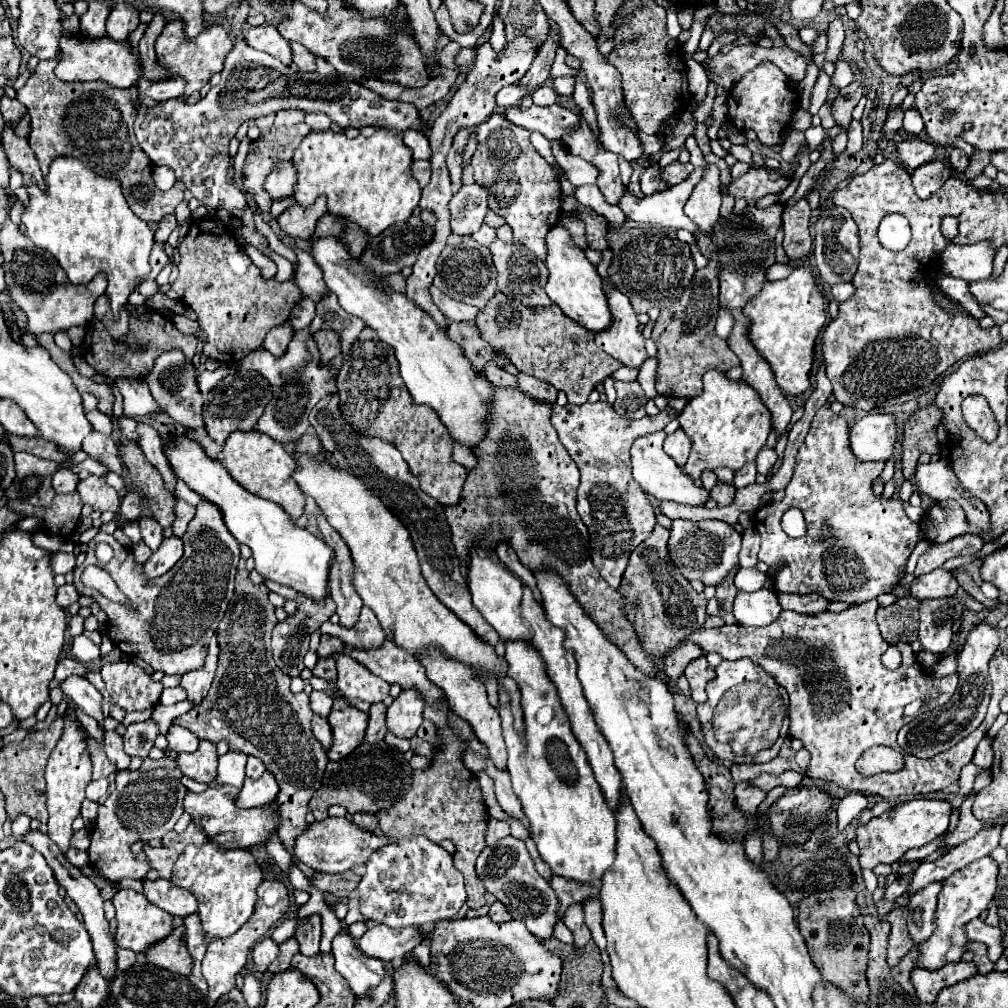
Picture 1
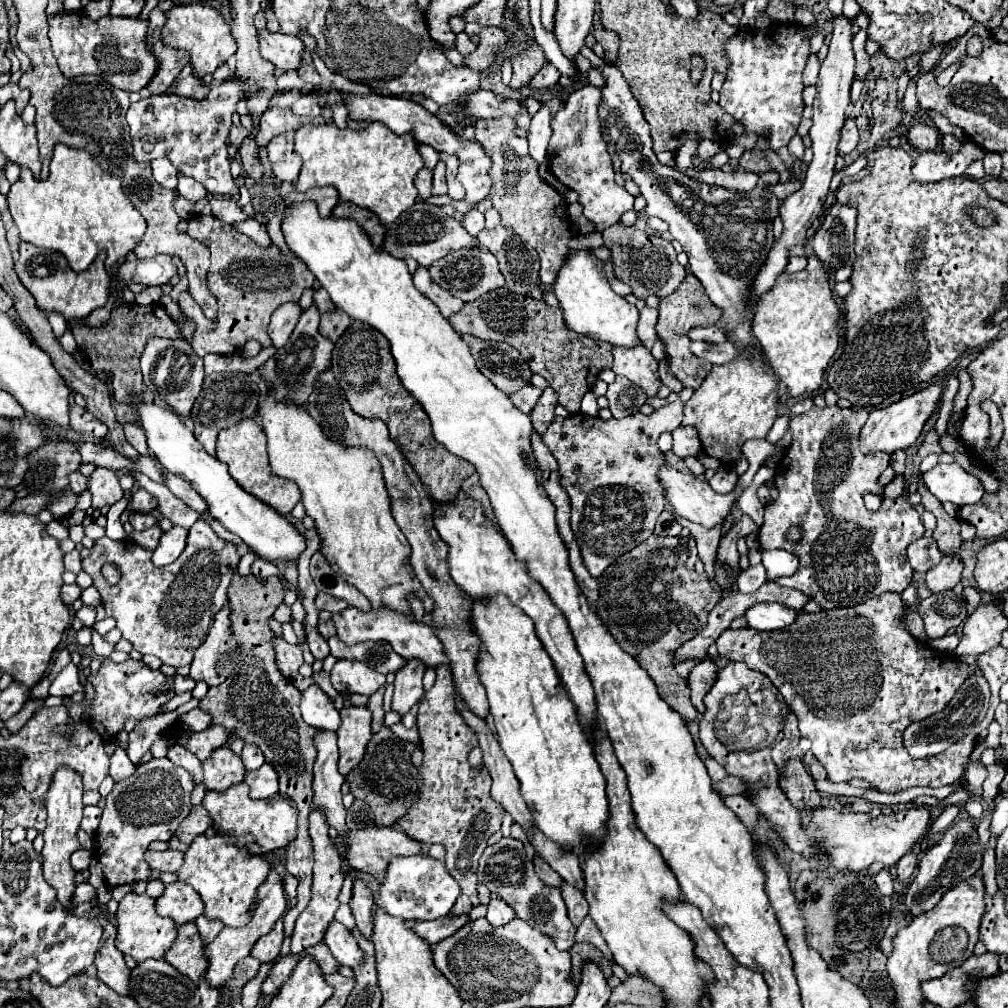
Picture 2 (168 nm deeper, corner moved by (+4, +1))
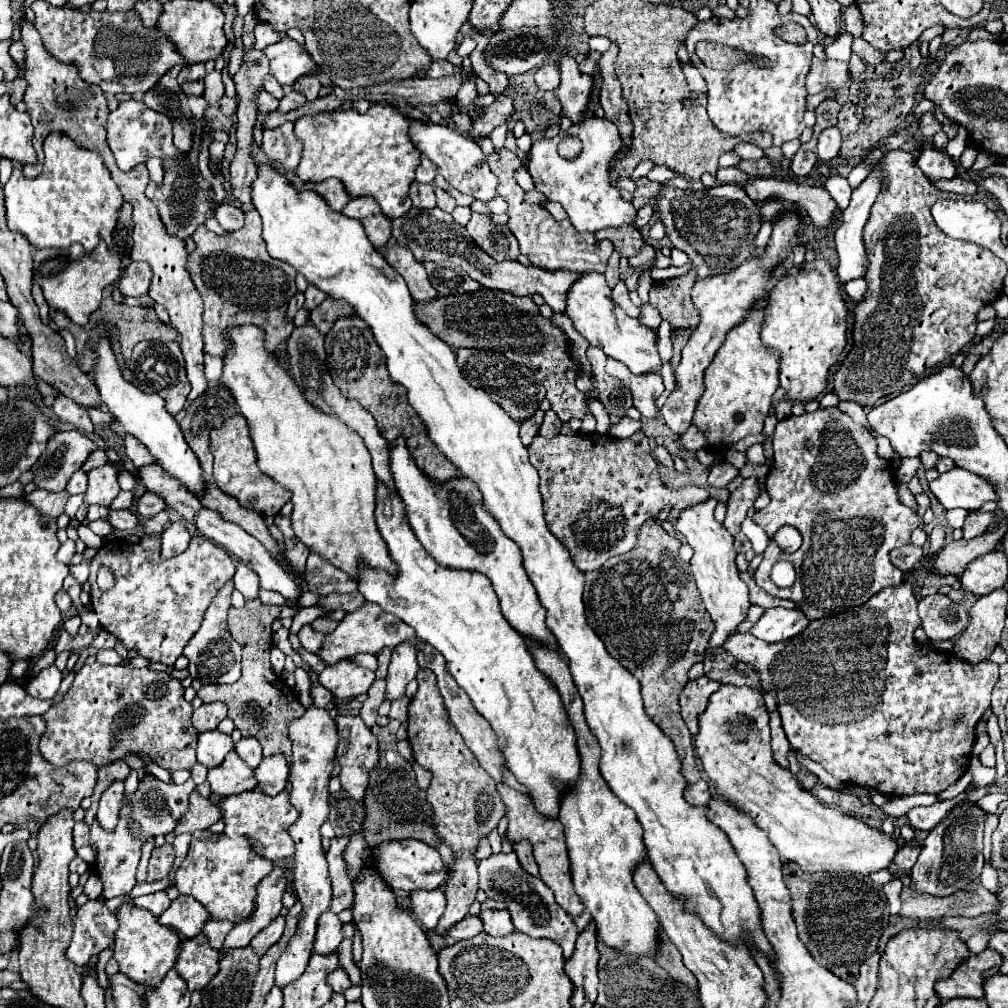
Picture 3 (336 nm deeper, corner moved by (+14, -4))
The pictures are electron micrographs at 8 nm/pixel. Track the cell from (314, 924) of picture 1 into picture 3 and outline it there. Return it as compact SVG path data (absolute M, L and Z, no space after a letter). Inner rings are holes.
M336 968L334 972L330 972L328 978L326 978L326 982L328 982L336 992L342 992L344 988L350 988L350 986L352 986L352 984L350 984L350 978L346 976L346 972L344 972L342 968Z

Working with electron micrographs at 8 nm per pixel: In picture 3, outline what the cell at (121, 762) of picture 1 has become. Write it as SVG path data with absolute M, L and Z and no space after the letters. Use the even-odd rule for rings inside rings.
M122 780L112 782L104 790L104 794L100 798L100 808L98 808L98 814L96 814L98 822L102 824L102 828L112 830L114 824L118 822L118 812L120 812L122 796L124 796L124 782Z

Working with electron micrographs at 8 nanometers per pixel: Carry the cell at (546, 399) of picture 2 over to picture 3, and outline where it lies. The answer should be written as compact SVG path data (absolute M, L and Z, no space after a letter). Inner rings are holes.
M548 410L546 414L544 414L544 422L542 422L542 426L540 426L540 430L538 430L538 434L540 436L544 436L544 438L550 438L550 436L556 436L556 432L560 430L560 420L558 420L558 416L552 412L552 410Z

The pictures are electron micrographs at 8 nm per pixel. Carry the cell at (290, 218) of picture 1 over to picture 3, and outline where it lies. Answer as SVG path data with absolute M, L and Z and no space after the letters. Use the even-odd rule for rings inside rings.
M328 178L328 180L324 180L324 182L312 184L310 190L318 192L318 194L326 200L326 204L328 204L332 210L336 210L336 212L340 212L340 210L348 204L348 200L350 200L350 196L346 196L346 190L342 188L342 182L334 180L334 178Z

